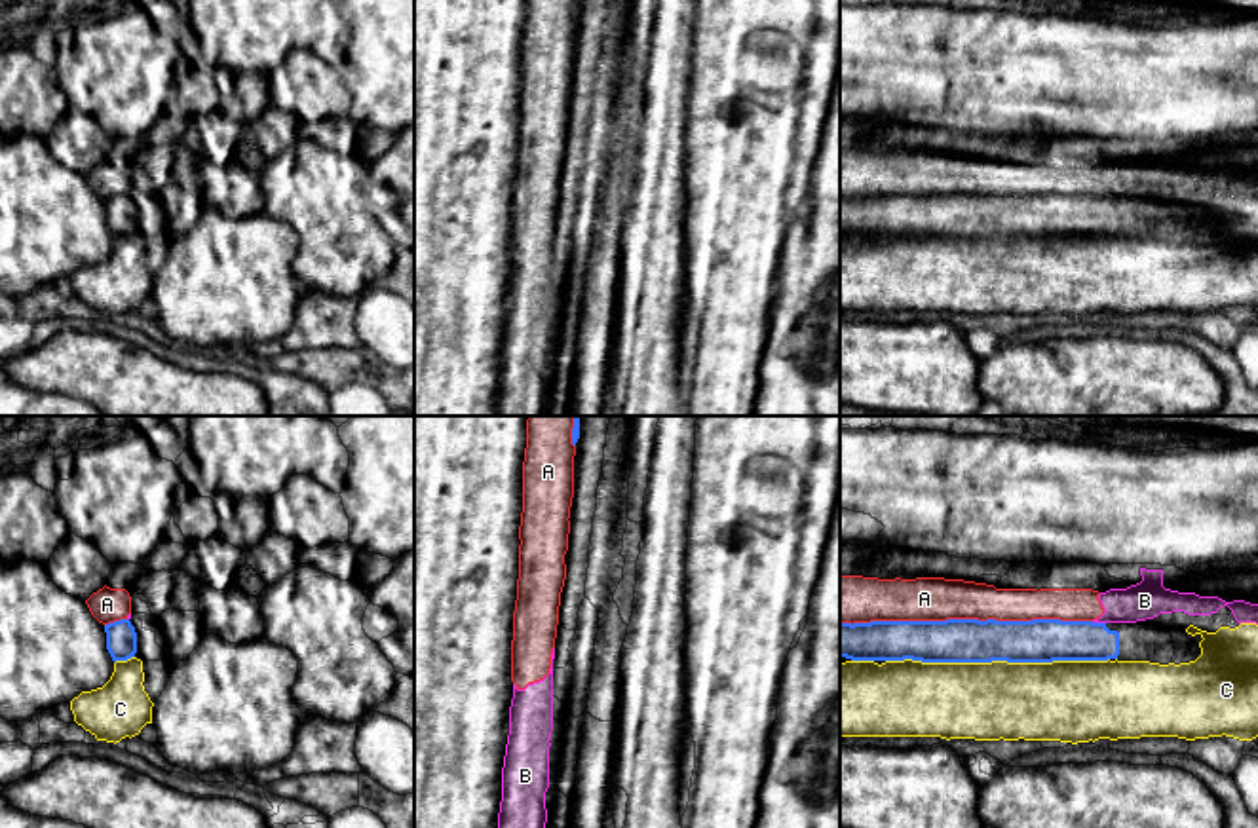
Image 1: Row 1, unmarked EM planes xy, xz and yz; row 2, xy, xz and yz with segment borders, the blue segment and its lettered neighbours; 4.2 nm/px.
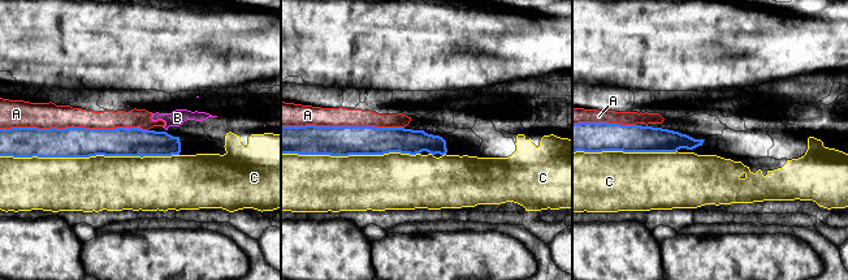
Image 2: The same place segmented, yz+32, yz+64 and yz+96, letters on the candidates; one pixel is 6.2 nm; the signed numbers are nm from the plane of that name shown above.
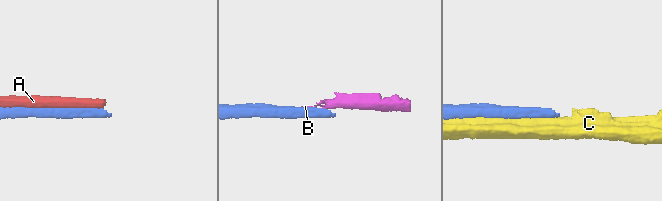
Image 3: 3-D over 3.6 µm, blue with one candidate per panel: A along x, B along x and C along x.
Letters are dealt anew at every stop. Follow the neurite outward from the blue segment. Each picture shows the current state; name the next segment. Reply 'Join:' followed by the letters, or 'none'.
Join: none

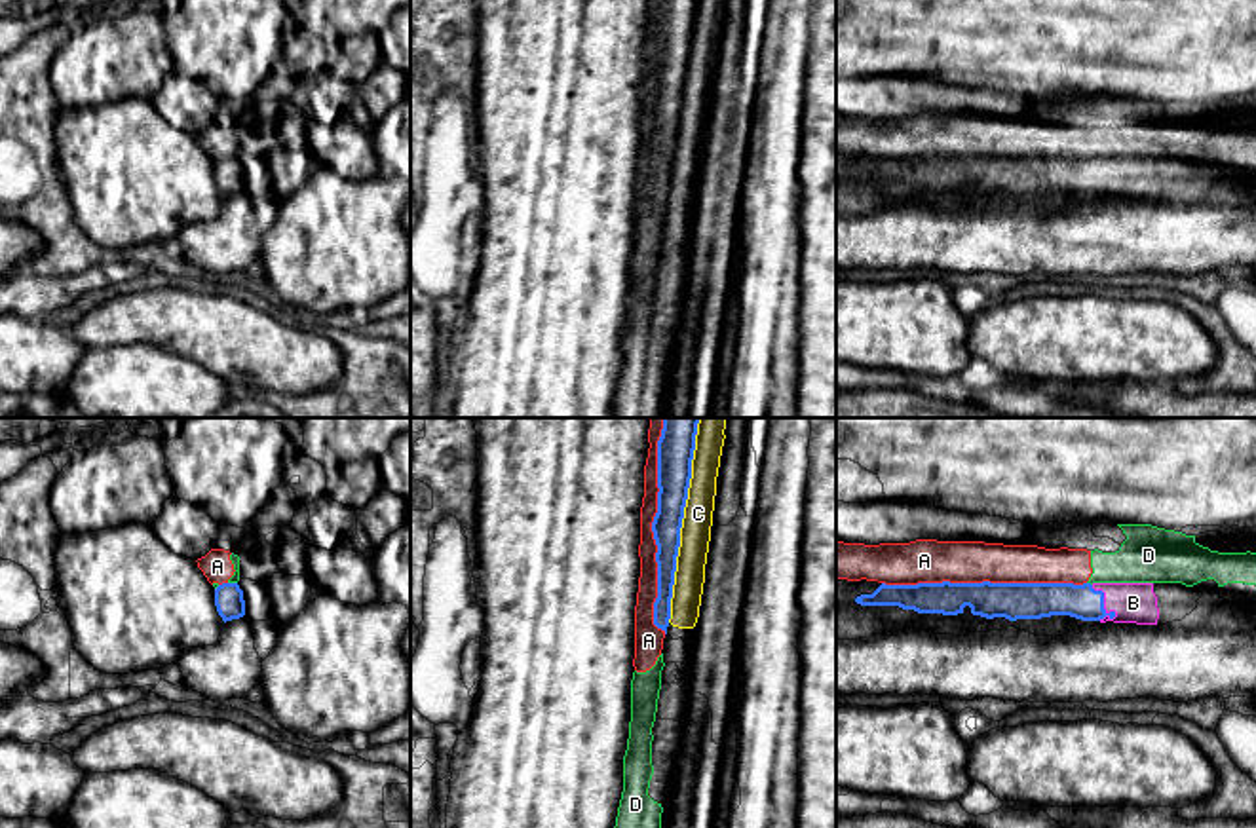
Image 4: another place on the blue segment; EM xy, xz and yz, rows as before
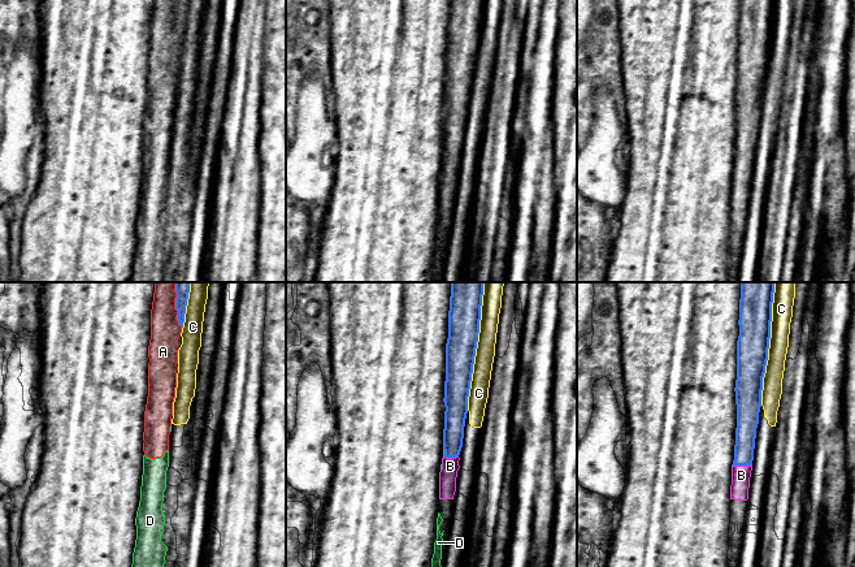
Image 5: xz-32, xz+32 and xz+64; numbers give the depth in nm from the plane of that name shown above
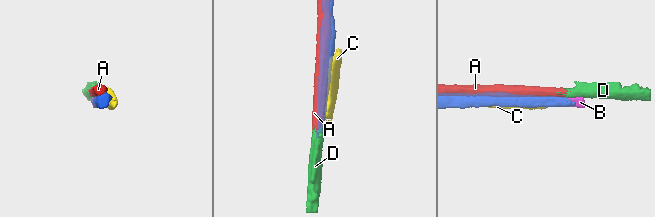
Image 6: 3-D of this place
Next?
Join: B

